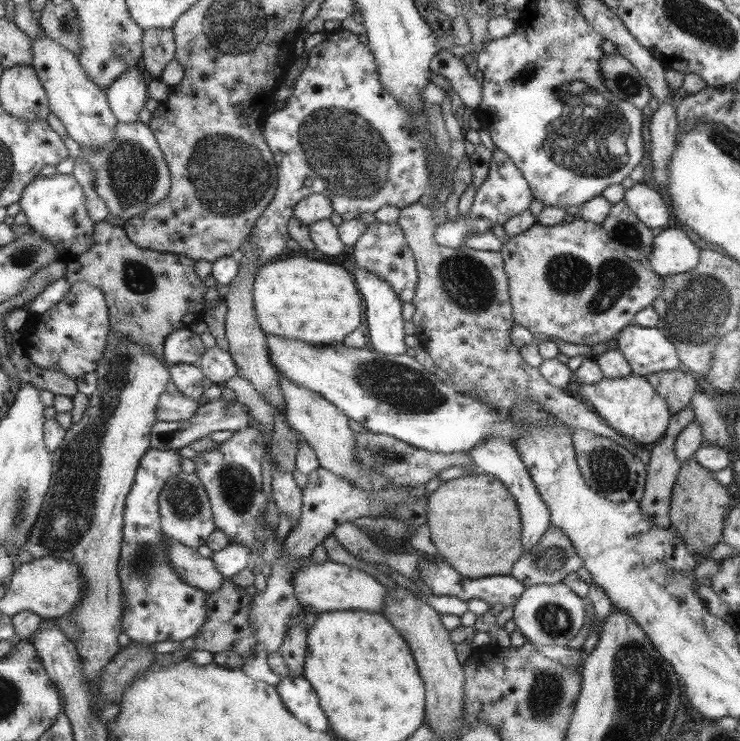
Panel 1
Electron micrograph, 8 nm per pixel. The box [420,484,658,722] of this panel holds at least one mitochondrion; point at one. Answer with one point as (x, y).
(544, 695)

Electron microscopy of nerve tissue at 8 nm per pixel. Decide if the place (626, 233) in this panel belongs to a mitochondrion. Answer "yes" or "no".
yes

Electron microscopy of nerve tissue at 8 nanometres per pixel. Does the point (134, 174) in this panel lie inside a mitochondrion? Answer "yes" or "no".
yes

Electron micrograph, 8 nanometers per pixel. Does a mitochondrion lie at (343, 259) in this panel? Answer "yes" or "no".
no

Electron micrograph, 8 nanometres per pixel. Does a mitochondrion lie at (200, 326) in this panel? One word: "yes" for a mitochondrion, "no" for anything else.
no

